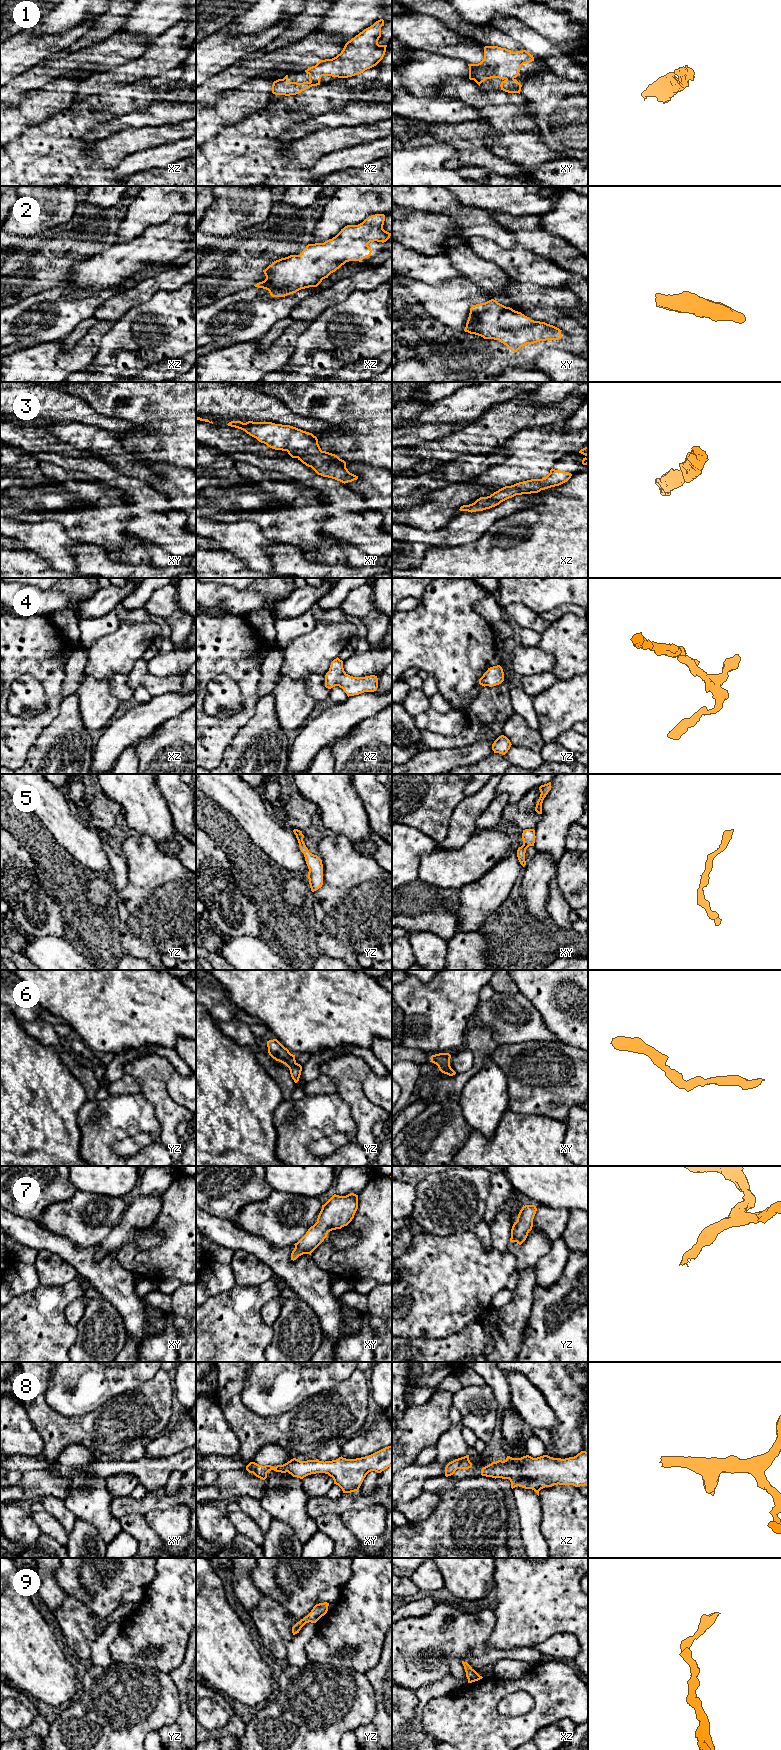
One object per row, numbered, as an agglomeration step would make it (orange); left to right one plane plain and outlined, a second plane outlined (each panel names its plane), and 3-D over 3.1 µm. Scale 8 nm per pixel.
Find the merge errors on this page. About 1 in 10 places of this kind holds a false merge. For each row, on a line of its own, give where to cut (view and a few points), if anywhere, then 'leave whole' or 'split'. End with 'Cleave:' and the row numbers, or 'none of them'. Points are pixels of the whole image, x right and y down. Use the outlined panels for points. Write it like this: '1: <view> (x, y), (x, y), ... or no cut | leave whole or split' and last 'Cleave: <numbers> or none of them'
1: no cut | leave whole
2: no cut | leave whole
3: no cut | leave whole
4: no cut | leave whole
5: no cut | leave whole
6: no cut | leave whole
7: no cut | leave whole
8: no cut | leave whole
9: no cut | leave whole
Cleave: none of them

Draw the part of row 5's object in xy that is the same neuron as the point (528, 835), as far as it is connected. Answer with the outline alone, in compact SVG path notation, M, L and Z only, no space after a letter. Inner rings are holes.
M525 829L522 833L523 845L517 850L517 857L520 864L524 867L526 865L525 853L526 849L529 846L534 846L535 843L535 830L534 829Z

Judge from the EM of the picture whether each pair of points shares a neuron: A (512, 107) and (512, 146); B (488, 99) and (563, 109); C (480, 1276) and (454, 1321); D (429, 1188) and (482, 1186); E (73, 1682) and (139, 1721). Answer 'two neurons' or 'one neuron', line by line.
A: one neuron
B: two neurons
C: one neuron
D: one neuron
E: two neurons

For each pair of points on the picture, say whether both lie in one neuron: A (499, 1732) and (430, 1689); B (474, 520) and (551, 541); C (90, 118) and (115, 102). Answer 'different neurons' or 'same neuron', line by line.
A: different neurons
B: different neurons
C: same neuron

